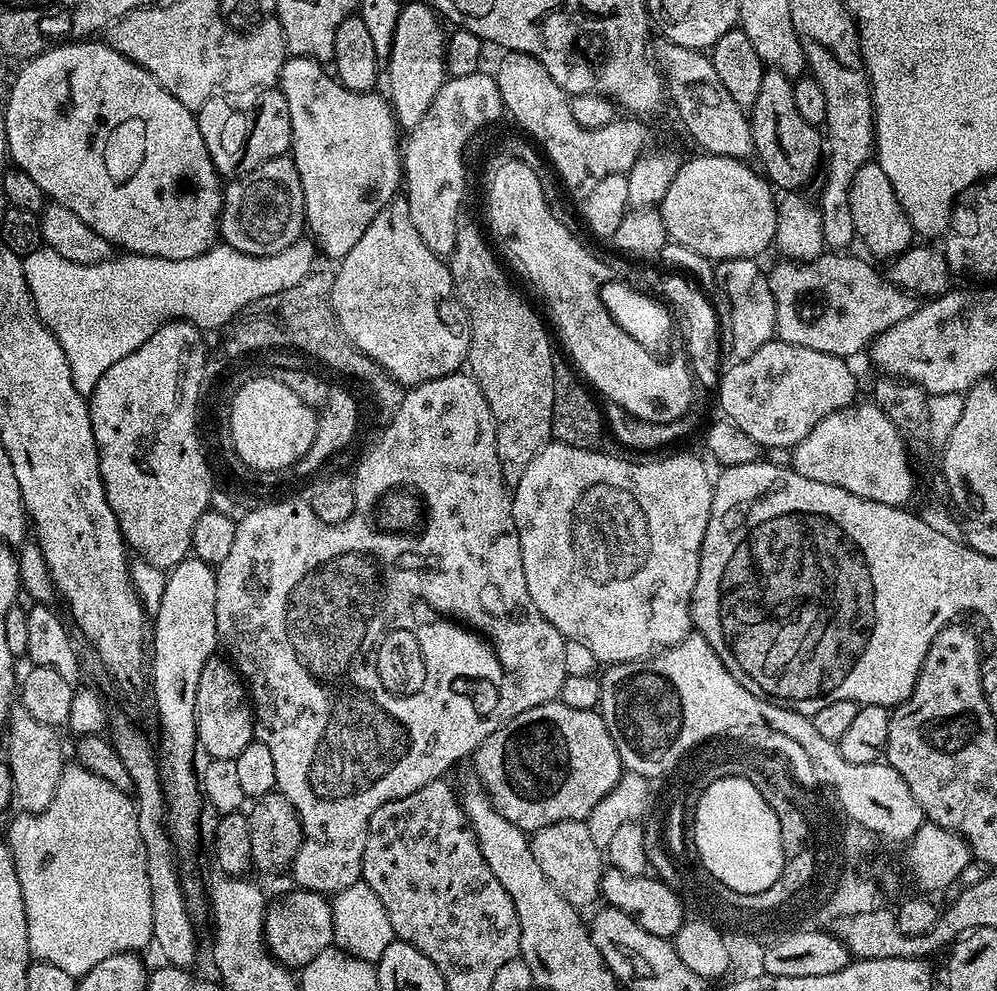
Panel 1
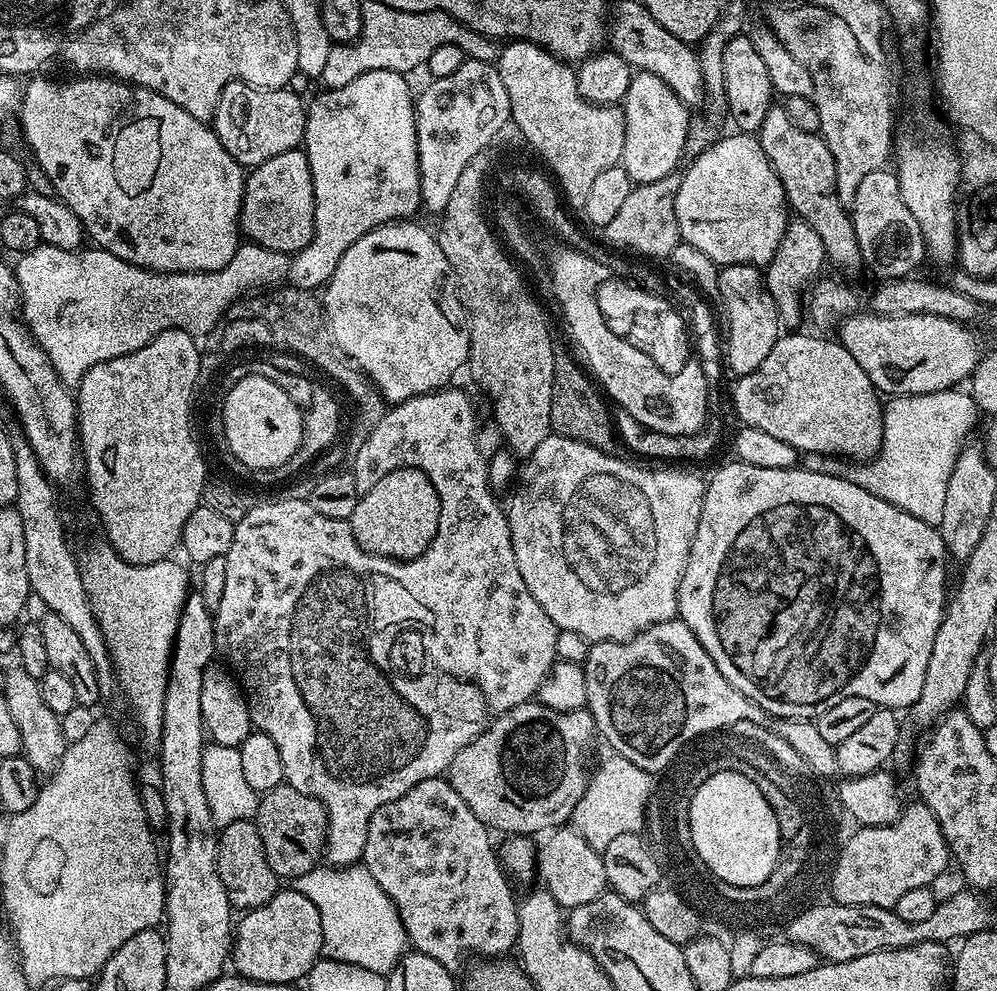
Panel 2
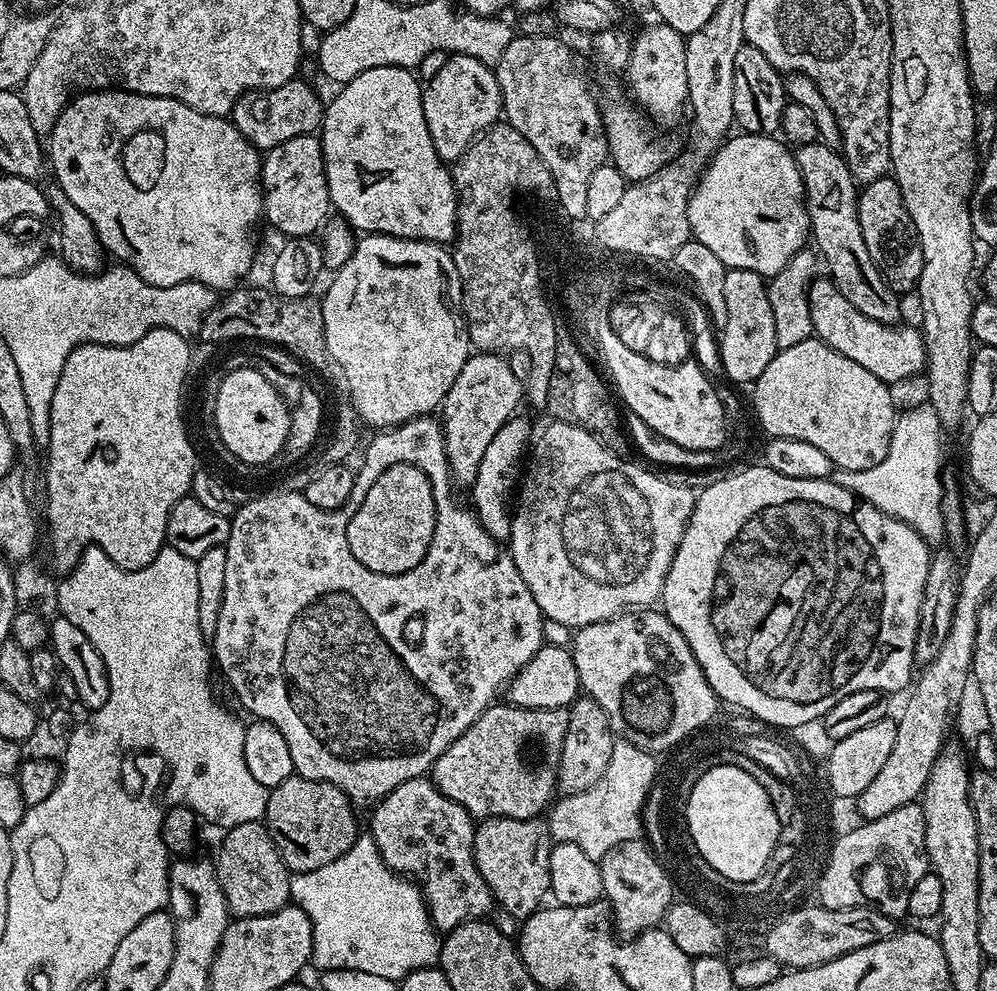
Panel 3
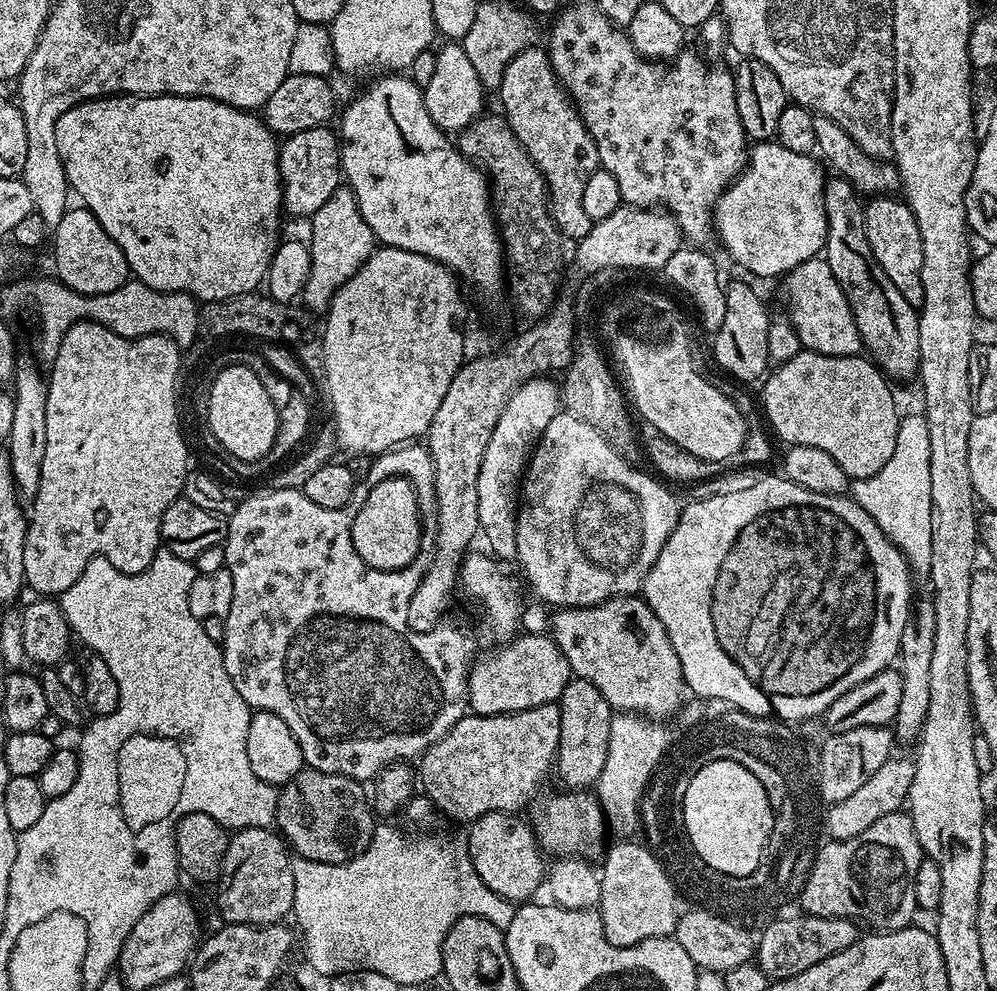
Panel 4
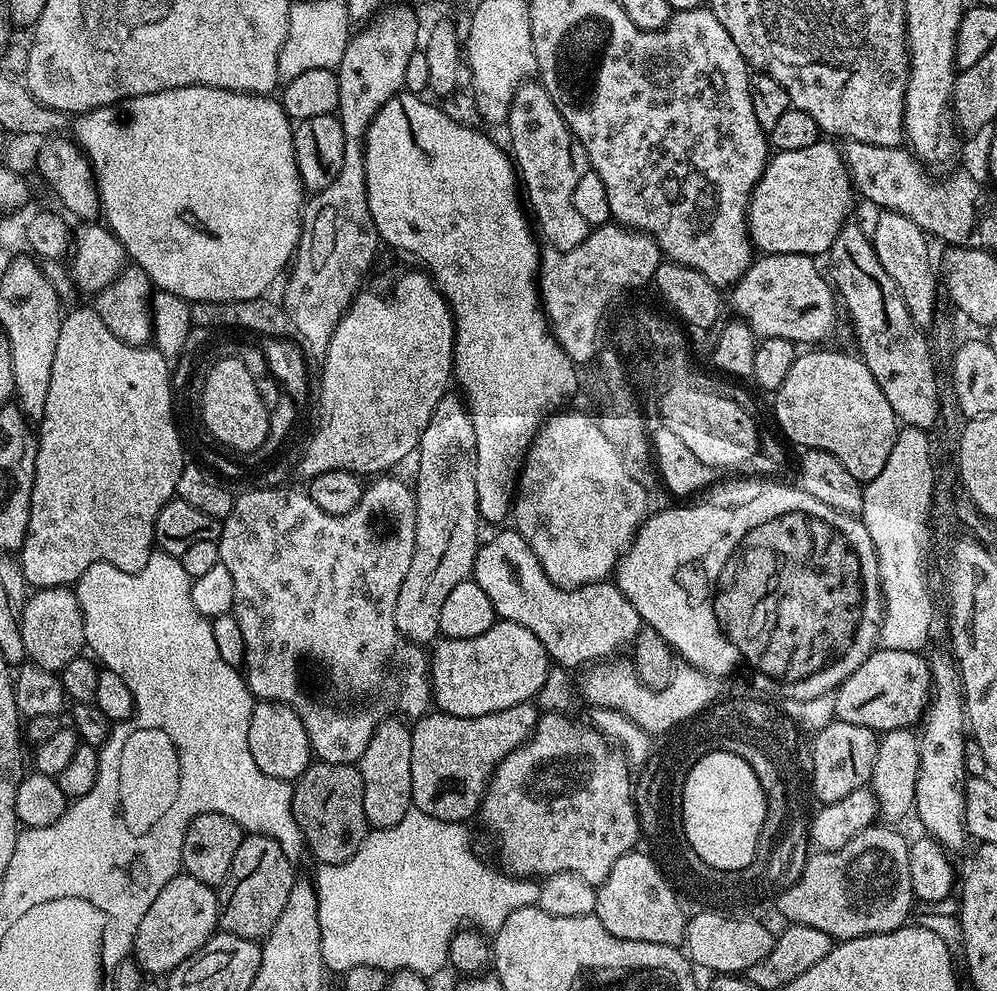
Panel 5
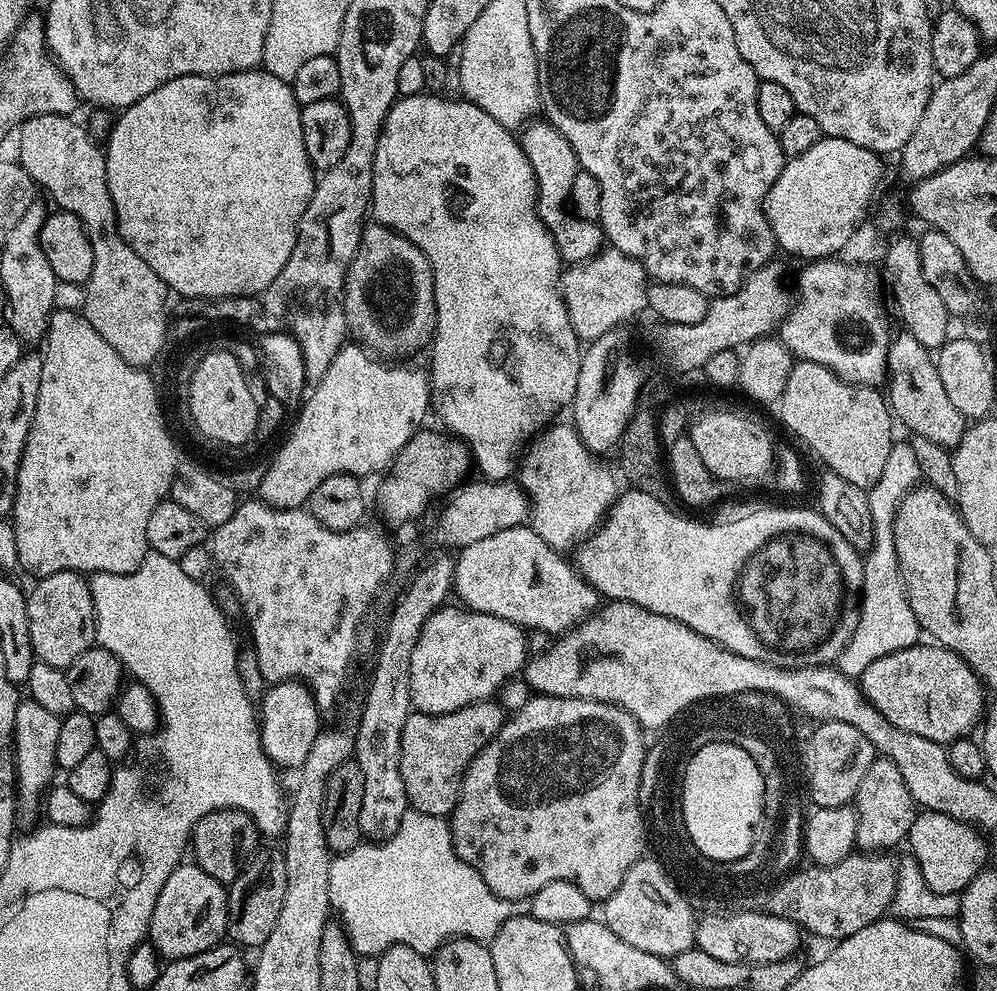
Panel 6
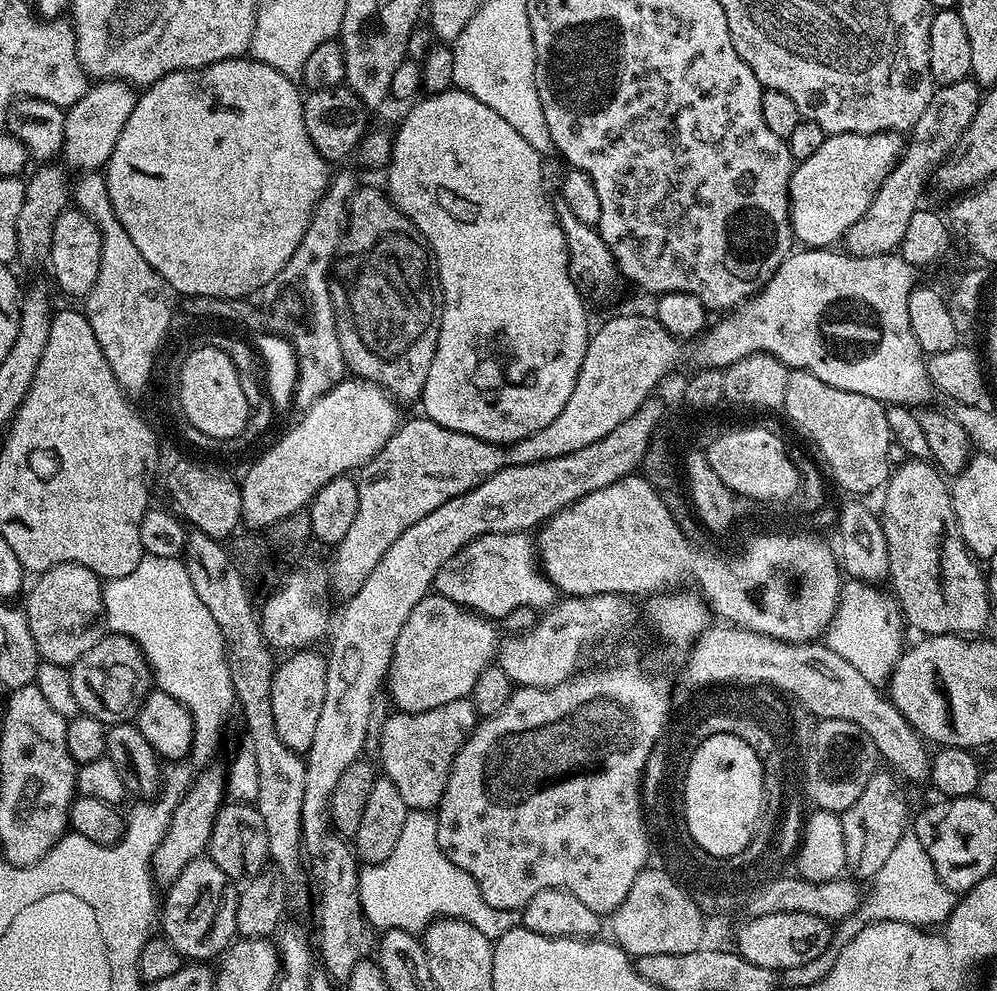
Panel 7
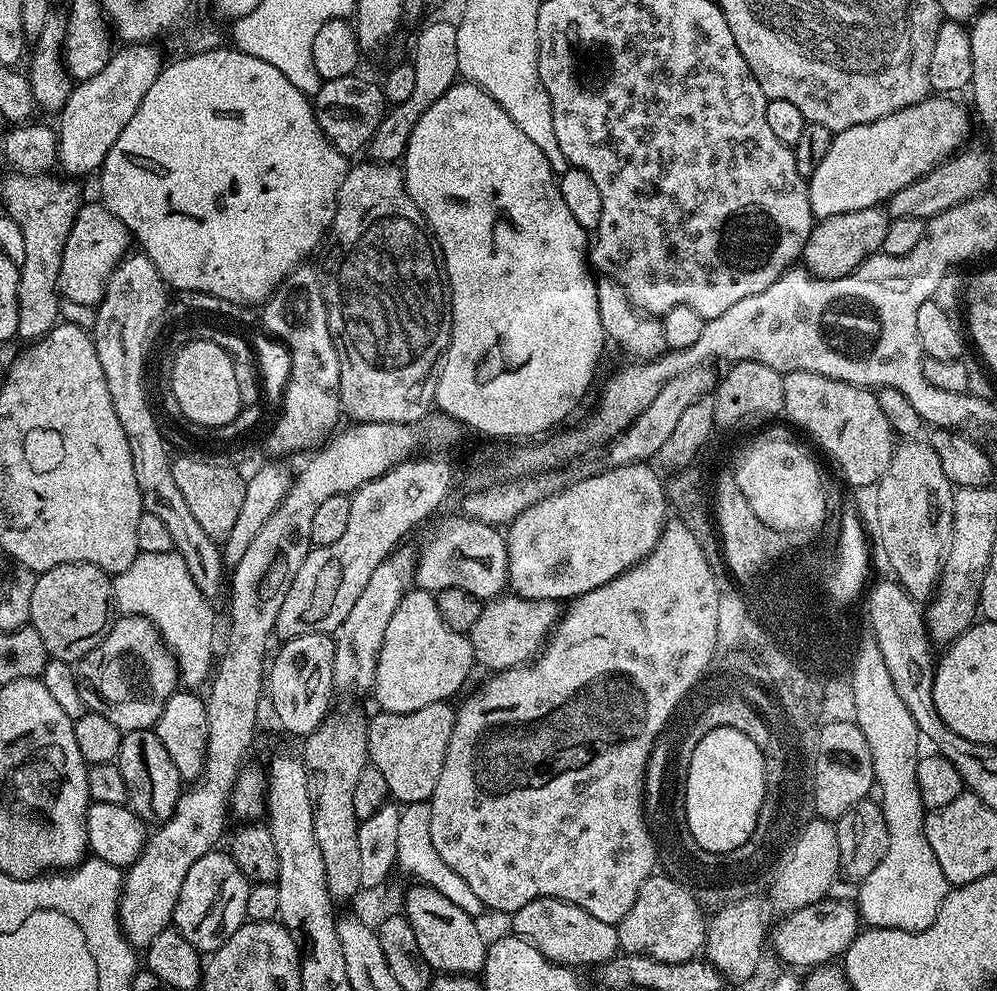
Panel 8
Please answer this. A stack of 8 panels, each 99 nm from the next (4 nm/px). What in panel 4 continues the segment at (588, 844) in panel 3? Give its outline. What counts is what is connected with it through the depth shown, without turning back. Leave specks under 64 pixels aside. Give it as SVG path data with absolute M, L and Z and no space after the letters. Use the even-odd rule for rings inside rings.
M615 713L609 724L607 758L596 783L596 797L604 808L607 825L624 836L639 829L639 804L660 750L668 742L668 730L651 726L647 717L636 713Z

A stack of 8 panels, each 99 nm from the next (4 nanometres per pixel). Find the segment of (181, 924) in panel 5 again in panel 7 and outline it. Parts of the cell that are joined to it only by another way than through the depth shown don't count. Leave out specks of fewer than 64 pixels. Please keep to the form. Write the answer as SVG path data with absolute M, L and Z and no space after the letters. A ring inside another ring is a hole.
M201 858L190 861L178 874L174 883L167 885L162 896L162 924L164 920L163 939L169 940L174 950L180 952L181 957L192 962L208 962L219 957L233 943L237 935L236 930L236 906L238 888L234 881L222 872L209 858Z

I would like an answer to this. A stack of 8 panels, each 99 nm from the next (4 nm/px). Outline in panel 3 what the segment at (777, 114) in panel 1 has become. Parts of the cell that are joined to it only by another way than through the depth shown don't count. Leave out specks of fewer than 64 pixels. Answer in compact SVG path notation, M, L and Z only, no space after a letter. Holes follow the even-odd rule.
M819 142L799 145L794 155L804 183L804 205L808 207L810 236L823 267L825 264L832 271L832 283L838 286L846 302L850 302L854 310L862 310L866 318L896 324L900 316L901 297L882 278L870 258L870 250L866 250L866 242L862 242L856 201L858 185L850 174L848 163L837 149Z

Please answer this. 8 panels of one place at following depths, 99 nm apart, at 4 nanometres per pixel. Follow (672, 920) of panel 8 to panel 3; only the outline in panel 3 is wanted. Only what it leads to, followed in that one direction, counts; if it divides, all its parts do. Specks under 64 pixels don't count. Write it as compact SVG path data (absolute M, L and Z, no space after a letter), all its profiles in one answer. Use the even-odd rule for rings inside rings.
M637 839L616 845L598 863L604 887L603 899L612 907L615 931L621 937L631 938L655 929L674 902L674 880L647 843Z

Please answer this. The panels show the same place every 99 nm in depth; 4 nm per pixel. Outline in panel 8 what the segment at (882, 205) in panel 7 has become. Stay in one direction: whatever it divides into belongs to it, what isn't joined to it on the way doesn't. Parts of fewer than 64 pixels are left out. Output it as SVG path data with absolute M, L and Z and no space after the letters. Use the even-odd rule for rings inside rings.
M877 206L866 210L850 210L850 214L834 214L820 220L813 227L804 247L803 267L822 280L837 280L850 275L863 260L877 255L883 249L889 219L887 211Z

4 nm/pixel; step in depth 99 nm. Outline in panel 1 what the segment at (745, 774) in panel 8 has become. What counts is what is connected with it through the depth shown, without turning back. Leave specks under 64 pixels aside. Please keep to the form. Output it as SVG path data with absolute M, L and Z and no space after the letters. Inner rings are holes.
M726 776L704 785L696 802L696 816L692 819L692 837L696 843L696 855L703 870L709 871L718 882L725 883L731 890L740 891L742 894L758 894L760 891L766 890L782 874L786 859L786 848L782 844L782 834L779 832L779 820L775 816L774 810L771 809L766 798L759 793L751 781L748 780L747 776Z

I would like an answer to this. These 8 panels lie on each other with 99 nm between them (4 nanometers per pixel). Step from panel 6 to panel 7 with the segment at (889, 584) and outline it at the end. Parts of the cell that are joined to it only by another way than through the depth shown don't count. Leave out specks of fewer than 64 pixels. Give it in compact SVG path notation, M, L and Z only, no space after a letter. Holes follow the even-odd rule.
M849 579L841 587L840 601L826 633L828 648L842 654L842 658L846 658L846 662L850 662L850 666L854 666L854 670L862 674L862 678L877 686L883 685L883 680L885 683L891 677L906 644L900 637L901 613L894 607L893 601L887 595L884 597L880 590L863 580Z

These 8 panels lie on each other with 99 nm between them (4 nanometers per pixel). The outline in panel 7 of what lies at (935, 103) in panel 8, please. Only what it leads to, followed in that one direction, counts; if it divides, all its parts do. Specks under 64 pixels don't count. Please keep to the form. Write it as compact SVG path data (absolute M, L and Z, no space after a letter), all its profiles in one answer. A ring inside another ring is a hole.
M879 132L878 134L838 134L837 136L825 135L821 148L819 148L815 154L810 154L810 158L799 161L799 163L792 169L792 177L788 183L788 209L790 210L790 222L792 223L793 237L795 237L795 239L805 248L832 248L833 246L839 245L850 230L850 226L854 226L854 222L858 222L858 218L862 218L862 214L866 214L866 210L870 206L874 194L880 189L882 182L890 174L890 170L895 168L896 163L900 161L901 151L902 136L899 132Z

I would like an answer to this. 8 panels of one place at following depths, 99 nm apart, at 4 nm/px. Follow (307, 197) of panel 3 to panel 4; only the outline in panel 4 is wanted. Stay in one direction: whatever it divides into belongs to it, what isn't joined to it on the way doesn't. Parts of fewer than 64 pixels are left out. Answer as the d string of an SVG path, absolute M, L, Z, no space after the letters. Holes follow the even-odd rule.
M331 127L311 128L287 137L279 145L280 185L284 188L283 211L292 216L310 218L318 206L326 203L342 184L340 166L340 141Z

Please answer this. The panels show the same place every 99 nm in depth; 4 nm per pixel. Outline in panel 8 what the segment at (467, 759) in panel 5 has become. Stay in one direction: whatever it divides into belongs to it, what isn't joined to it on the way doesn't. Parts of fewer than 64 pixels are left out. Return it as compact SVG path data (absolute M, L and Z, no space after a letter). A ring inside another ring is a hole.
M434 702L430 706L422 706L422 710L410 710L410 714L394 714L393 712L377 711L375 715L376 717L371 717L371 719L368 720L368 758L371 767L381 772L382 778L386 778L389 797L404 806L410 803L431 801L432 795L434 794L434 786L438 786L438 778L442 775L442 762L446 762L446 746L450 746L450 734L454 734L456 708L448 702Z

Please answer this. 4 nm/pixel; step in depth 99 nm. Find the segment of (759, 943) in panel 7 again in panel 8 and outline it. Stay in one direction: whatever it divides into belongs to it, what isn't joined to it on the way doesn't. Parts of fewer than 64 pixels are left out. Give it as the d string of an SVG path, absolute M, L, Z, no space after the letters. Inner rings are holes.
M825 898L810 906L796 908L776 924L770 936L770 948L776 951L784 966L792 970L818 968L822 964L839 961L852 945L862 928L860 913L855 903L832 899Z

